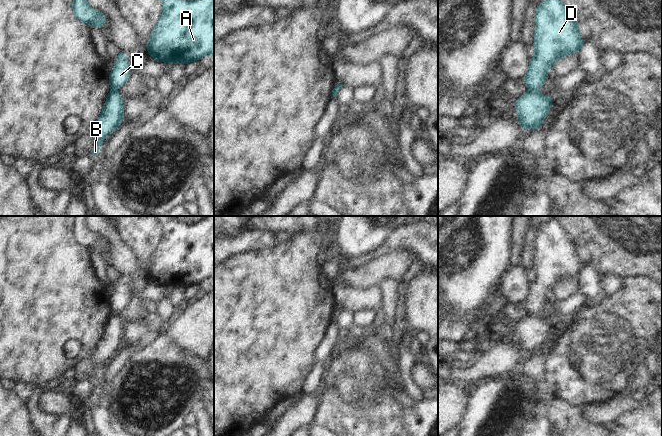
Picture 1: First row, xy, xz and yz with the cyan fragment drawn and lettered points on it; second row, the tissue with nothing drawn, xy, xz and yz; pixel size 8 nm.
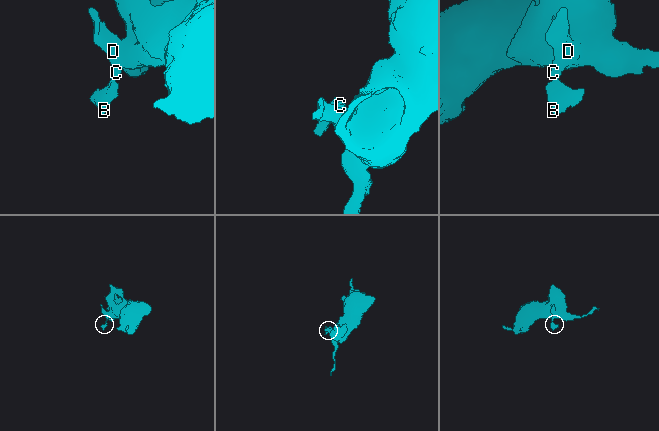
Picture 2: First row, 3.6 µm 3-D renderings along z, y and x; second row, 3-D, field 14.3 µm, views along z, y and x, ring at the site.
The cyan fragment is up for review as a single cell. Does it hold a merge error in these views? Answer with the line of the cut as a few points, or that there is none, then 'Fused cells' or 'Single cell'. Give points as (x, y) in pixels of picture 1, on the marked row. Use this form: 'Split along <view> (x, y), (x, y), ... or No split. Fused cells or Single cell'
Split along yz (536, 89), (529, 91). Fused cells

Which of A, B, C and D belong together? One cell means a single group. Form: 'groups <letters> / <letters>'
groups A C D / B

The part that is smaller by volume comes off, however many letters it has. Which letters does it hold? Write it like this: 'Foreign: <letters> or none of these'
Foreign: B

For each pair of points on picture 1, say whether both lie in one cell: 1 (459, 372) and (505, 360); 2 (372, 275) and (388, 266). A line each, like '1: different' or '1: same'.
1: same
2: same

